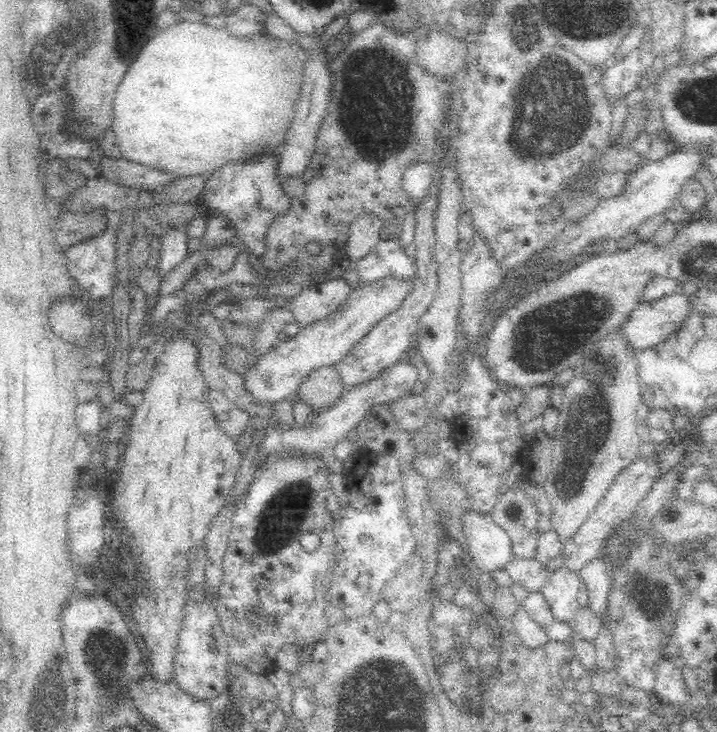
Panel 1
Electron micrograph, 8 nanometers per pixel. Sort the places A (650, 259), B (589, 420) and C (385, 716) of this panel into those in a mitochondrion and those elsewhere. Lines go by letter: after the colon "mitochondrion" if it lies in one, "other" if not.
A: other
B: mitochondrion
C: mitochondrion

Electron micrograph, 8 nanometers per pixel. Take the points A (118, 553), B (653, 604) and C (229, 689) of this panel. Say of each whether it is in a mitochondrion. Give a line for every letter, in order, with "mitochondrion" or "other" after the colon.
A: other
B: mitochondrion
C: other

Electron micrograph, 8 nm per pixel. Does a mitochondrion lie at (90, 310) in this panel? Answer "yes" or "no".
no

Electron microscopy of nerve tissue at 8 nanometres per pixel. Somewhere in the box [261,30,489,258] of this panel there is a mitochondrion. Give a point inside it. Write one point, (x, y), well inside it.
(382, 72)

